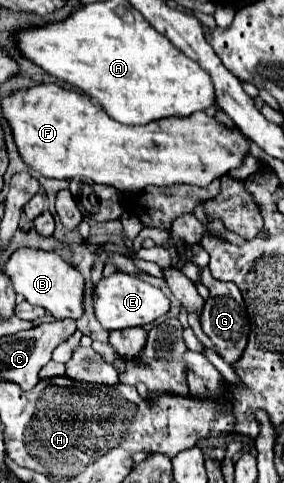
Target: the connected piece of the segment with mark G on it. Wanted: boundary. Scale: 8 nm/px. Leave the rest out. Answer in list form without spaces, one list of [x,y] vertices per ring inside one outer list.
[[[203,267],[199,271],[199,279],[209,289],[209,299],[207,299],[207,303],[203,305],[203,311],[201,311],[201,329],[213,341],[215,351],[223,357],[223,361],[233,365],[241,357],[241,351],[245,349],[247,335],[249,335],[249,317],[247,317],[247,311],[245,311],[241,291],[237,289],[235,283],[217,281],[211,275],[209,267]]]

